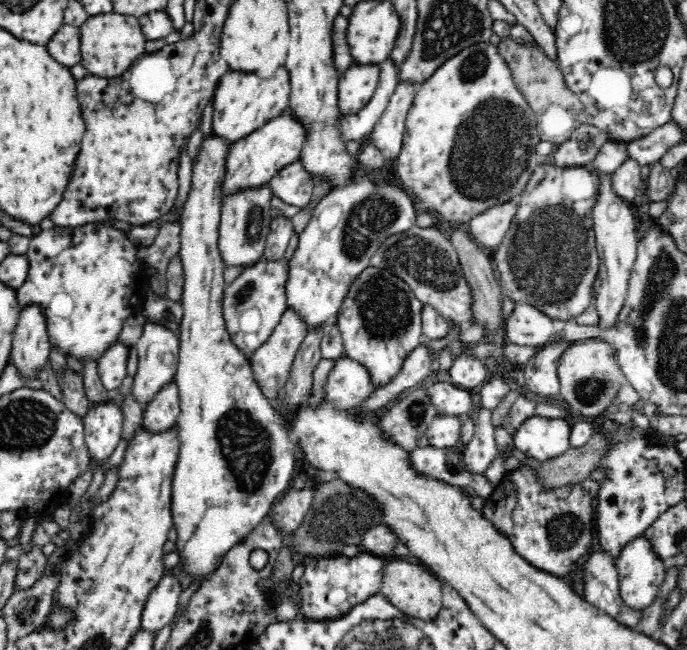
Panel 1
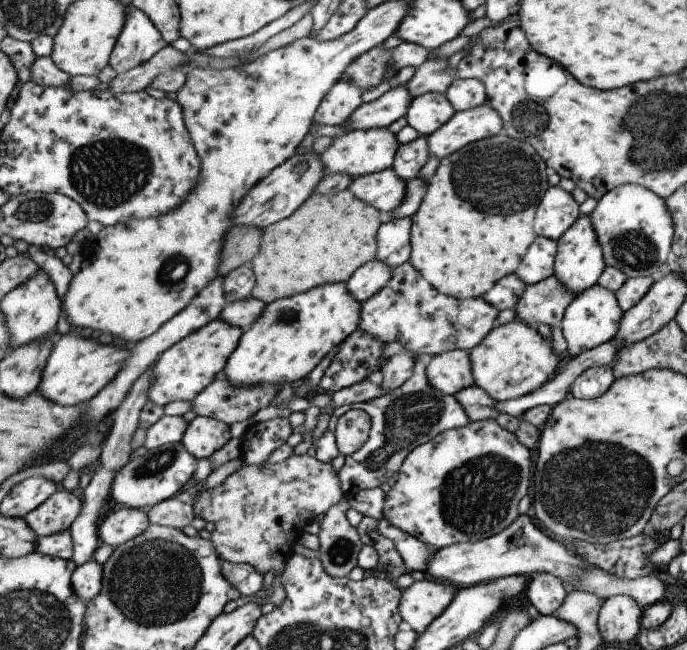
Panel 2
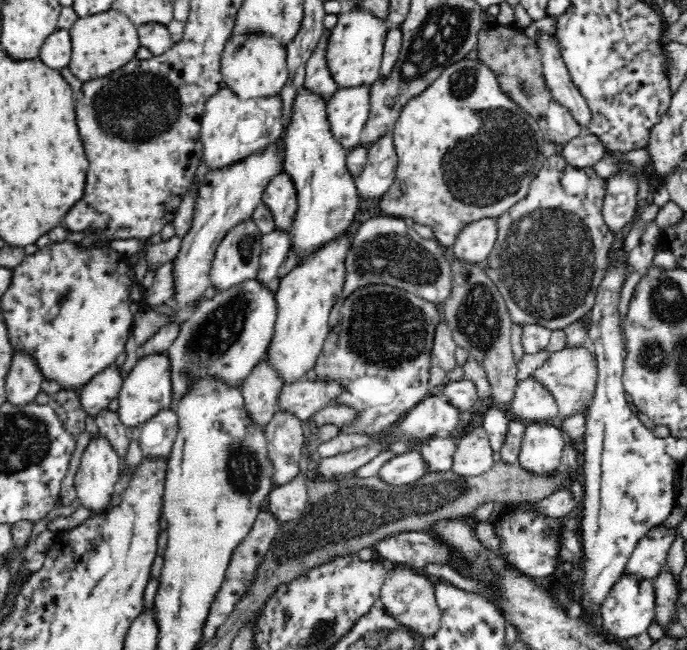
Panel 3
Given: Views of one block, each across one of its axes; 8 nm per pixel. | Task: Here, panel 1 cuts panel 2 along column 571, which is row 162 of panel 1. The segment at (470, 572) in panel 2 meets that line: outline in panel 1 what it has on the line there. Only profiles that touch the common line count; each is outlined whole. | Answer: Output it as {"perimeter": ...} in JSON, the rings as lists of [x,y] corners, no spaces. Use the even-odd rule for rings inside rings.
{"perimeter":[[[581,124],[573,131],[571,138],[561,143],[554,152],[554,166],[585,167],[594,170],[593,160],[598,156],[600,148],[609,142],[609,136],[602,130],[590,125]]]}

